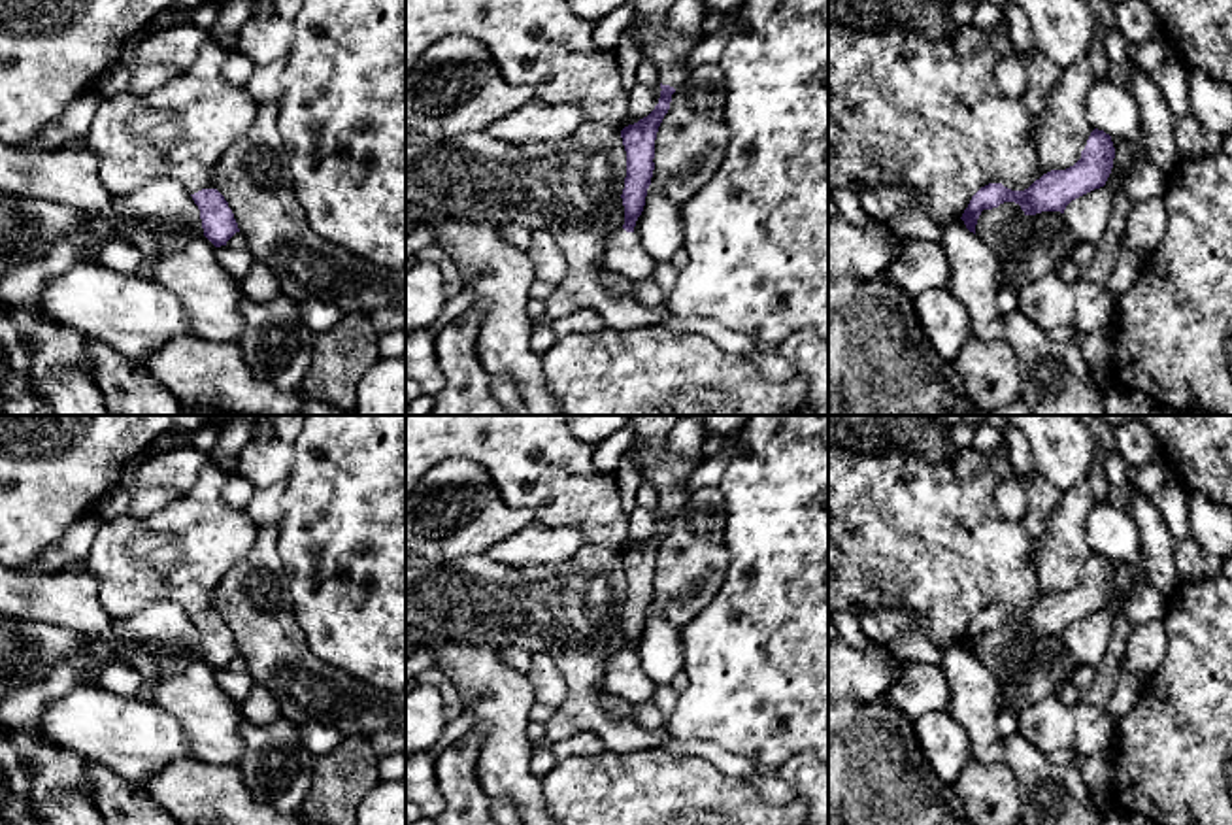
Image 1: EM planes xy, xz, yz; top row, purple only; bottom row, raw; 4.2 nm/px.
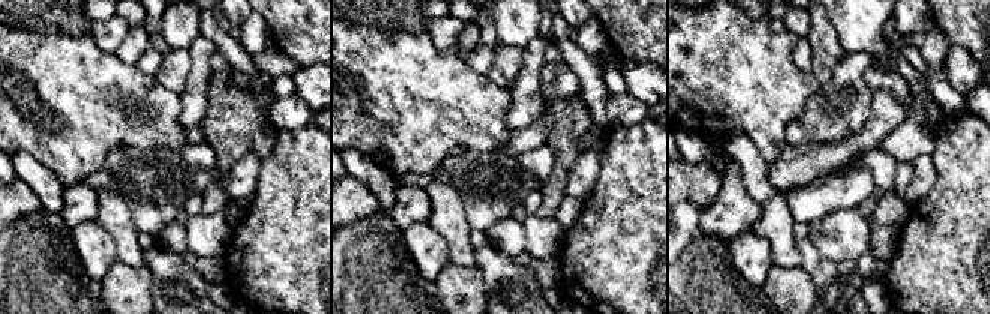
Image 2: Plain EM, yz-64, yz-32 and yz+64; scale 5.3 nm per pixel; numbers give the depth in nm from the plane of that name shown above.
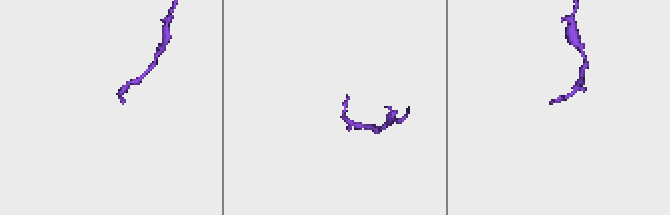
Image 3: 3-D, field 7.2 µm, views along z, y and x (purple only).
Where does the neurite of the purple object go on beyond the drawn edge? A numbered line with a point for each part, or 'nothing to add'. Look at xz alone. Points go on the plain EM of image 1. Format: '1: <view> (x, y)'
1: xz (668, 472)

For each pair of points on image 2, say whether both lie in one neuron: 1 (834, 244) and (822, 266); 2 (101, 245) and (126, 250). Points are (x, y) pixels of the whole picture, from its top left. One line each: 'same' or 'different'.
1: different
2: different

